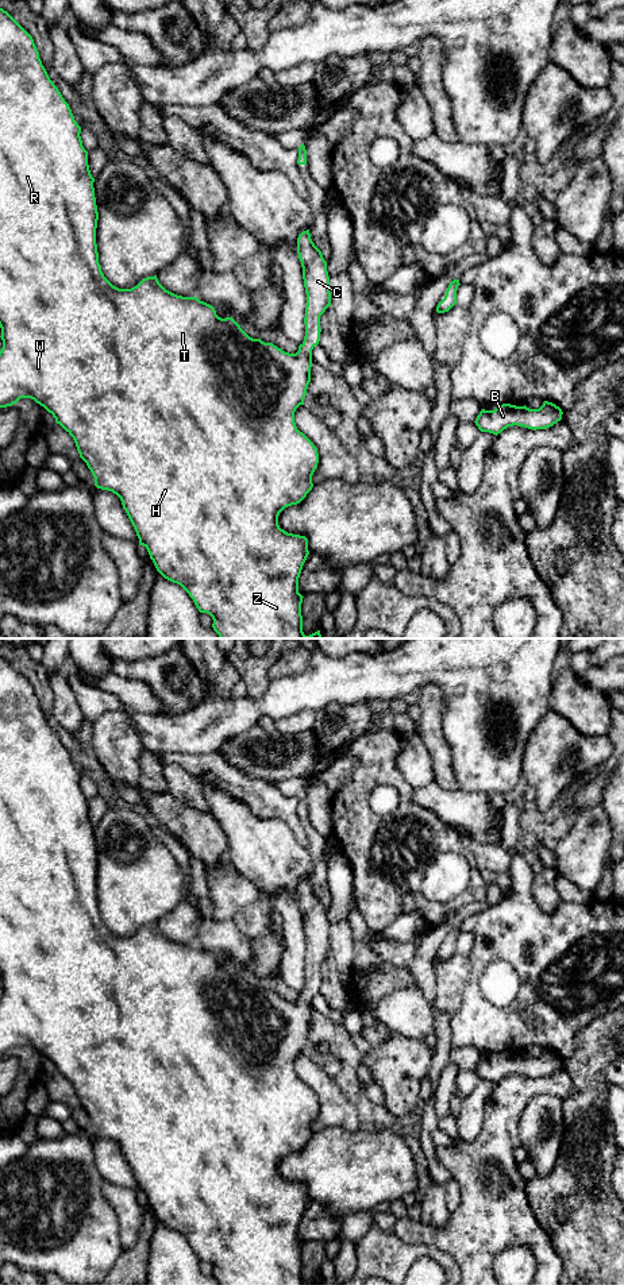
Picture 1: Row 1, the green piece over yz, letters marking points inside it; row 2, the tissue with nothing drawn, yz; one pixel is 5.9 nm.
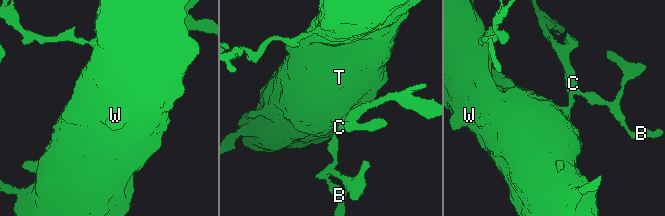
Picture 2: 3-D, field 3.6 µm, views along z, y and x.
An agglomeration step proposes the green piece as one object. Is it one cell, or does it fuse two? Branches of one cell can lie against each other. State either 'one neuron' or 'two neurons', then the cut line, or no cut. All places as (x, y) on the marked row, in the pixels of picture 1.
one neuron; cut none

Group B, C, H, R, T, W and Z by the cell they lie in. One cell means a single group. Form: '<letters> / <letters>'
B C H R T W Z

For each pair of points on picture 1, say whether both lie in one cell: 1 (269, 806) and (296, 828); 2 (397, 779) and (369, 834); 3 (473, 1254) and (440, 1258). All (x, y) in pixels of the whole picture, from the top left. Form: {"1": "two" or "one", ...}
{"1": "one", "2": "one", "3": "two"}

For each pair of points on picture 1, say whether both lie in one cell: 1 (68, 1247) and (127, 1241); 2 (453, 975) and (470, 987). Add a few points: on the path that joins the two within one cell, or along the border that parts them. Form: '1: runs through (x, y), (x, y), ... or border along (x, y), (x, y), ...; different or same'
1: border along (115, 1211), (119, 1219), (119, 1241), (123, 1249); different
2: border along (469, 957), (470, 975), (461, 1006), (454, 1014); different

